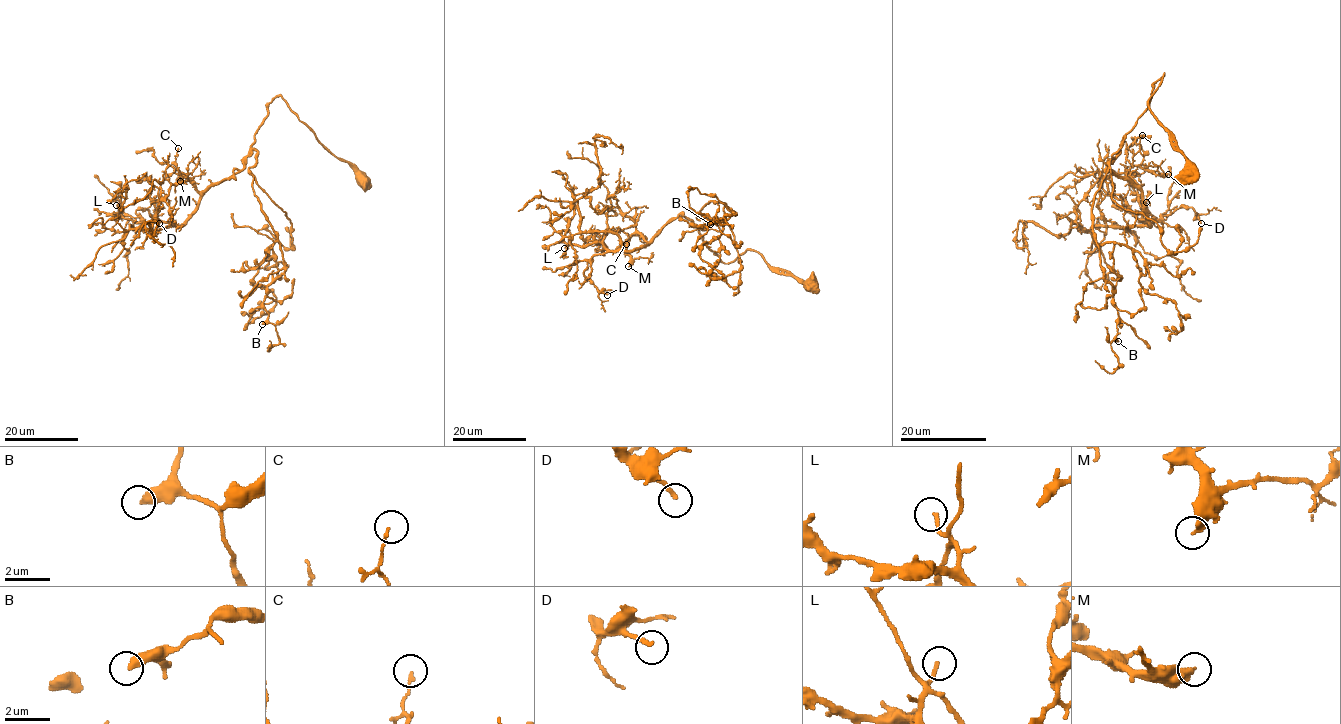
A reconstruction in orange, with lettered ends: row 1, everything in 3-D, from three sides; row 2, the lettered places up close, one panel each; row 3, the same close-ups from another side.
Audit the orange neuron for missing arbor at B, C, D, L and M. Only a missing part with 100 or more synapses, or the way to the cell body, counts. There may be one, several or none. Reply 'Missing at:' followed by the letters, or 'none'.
Missing at: M

